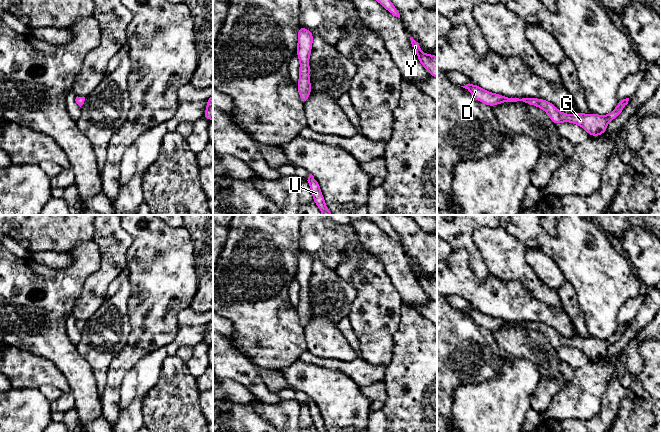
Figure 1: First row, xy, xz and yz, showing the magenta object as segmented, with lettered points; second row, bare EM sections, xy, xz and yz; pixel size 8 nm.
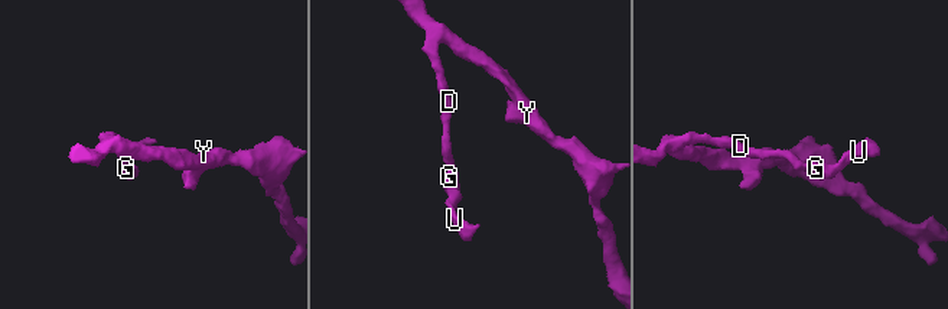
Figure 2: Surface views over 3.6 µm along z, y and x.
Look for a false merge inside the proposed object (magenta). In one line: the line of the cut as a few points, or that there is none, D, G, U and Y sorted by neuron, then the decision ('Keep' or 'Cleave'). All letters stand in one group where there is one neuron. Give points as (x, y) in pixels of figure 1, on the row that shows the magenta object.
No split. Groups: D G U Y. Keep

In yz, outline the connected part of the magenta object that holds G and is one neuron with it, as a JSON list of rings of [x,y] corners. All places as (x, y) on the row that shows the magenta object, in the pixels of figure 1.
[[[467,84],[461,87],[467,89],[477,101],[490,107],[493,105],[502,104],[503,102],[515,104],[520,101],[529,105],[537,106],[548,114],[554,124],[557,125],[562,122],[577,124],[592,137],[604,134],[607,129],[607,124],[622,113],[623,108],[629,101],[629,98],[618,101],[616,108],[609,115],[596,115],[592,113],[582,114],[579,112],[575,114],[565,114],[559,111],[551,102],[544,99],[532,97],[505,97],[500,94],[488,92],[476,84]]]

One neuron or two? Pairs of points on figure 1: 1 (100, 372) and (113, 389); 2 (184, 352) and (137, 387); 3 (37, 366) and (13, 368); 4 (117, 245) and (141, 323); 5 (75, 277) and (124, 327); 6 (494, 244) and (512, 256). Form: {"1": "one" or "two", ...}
{"1": "two", "2": "two", "3": "one", "4": "two", "5": "two", "6": "one"}

